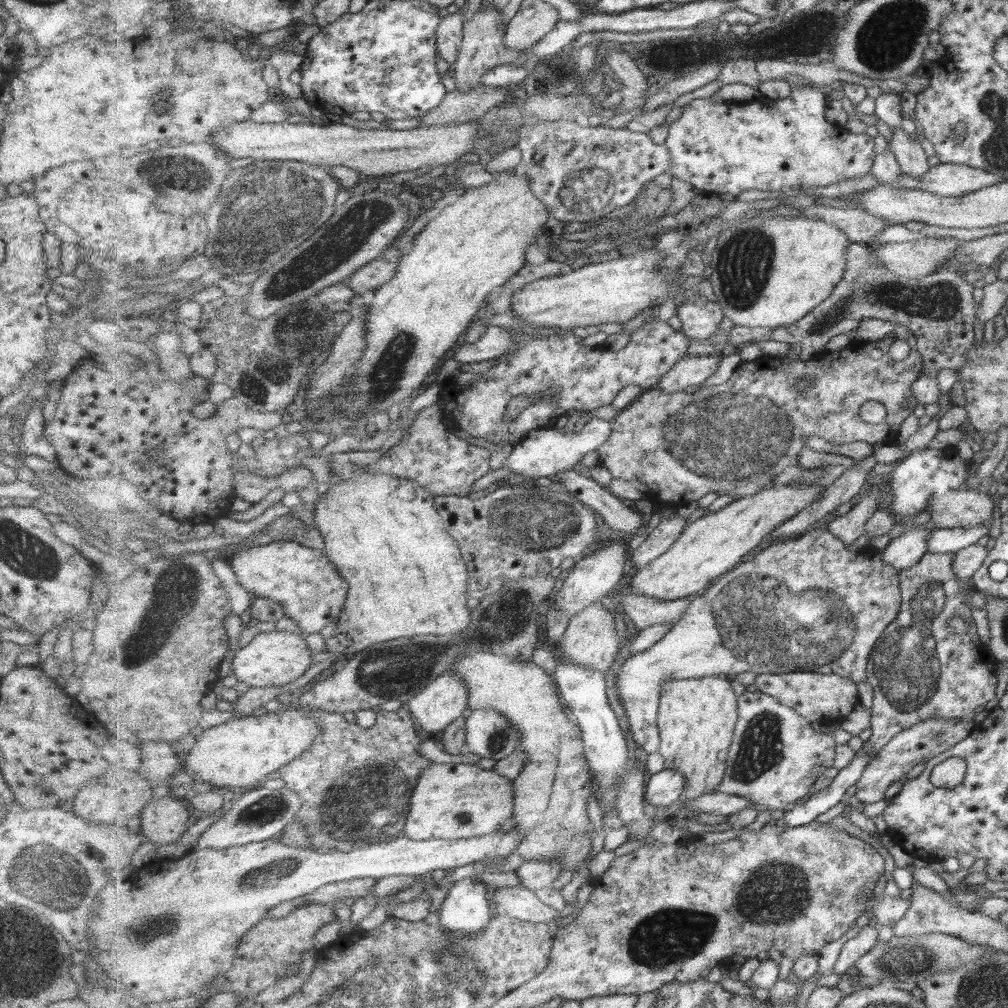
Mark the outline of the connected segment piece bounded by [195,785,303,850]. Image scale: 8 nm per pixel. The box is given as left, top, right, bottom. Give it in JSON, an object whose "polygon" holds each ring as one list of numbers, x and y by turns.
{"polygon":[[262,786,252,787,239,792,235,800,225,809,223,817,205,829,197,840,196,850,223,850,274,839,294,820,303,807,303,799,298,792,284,786,272,790]]}

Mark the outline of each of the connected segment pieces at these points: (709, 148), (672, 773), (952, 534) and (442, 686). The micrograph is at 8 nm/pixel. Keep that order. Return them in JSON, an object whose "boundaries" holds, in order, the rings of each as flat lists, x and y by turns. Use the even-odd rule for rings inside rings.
{"boundaries":[[[807,82,806,85,793,85,789,84,792,88,790,97,782,100,770,100,768,98,755,98,755,100,748,103,727,103,722,102,716,104,709,98,696,99,691,102,691,105,683,108,682,114,669,125,668,137,665,140,665,144,671,153,672,164,669,169,669,176,672,178,679,178,683,182,689,182,693,187,699,191,709,191,714,193,731,193,735,196,739,196,741,192,745,190,762,190,762,191,783,191,789,188,811,188,829,186,833,183,838,183,840,180,845,179,857,179,863,178,863,176,869,176,871,170,875,166,875,158,877,158,877,152,875,152,875,140,873,137,868,136,865,133,852,133,841,132,841,128,829,124,825,120,825,94,819,90,811,82]],[[663,768,650,776,645,788,647,805,651,809,675,804,676,800,685,800,686,778,675,769]],[[975,526,969,528,934,528,929,532,927,549,929,554,954,554,975,544,979,538,988,534,990,526]],[[445,671,405,705,424,733,441,734,470,706,466,682,455,673]]]}

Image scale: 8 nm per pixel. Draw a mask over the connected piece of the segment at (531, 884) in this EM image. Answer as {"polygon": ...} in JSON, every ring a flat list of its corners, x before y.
{"polygon":[[531,859,524,860,523,864,516,870,516,874,521,886,535,892,539,888,551,887,562,868,564,866,559,861]]}

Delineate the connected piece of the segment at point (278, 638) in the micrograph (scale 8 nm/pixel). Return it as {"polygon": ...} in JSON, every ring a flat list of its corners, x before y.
{"polygon":[[277,630,257,633,233,660,236,678,249,687,281,687,301,678,301,674,305,674,307,668,313,665,313,652,303,637,304,634]]}

